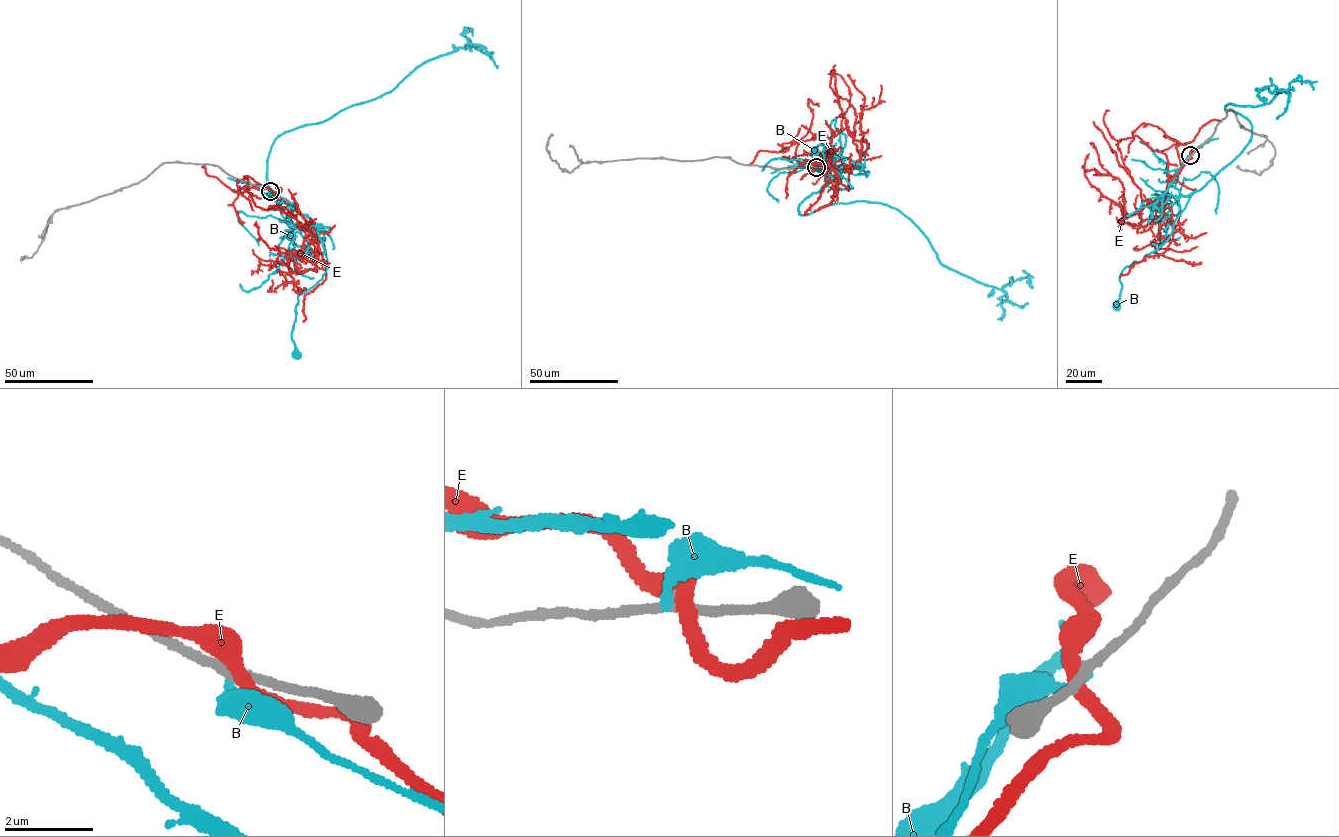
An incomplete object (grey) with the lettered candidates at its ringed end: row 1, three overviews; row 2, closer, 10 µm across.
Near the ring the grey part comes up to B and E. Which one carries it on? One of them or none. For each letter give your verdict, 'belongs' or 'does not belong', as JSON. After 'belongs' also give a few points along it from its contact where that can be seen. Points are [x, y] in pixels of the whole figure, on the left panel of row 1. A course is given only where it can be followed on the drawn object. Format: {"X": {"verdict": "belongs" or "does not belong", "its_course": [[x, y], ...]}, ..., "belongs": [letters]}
{"B": {"verdict": "does not belong"}, "E": {"verdict": "does not belong"}, "belongs": []}

